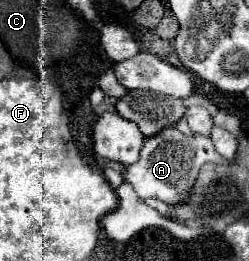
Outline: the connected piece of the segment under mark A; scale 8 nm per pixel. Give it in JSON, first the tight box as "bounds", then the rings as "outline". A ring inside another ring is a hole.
{"bounds":[123,128,221,204],"outline":[[[165,128],[161,132],[157,132],[151,138],[145,138],[139,160],[131,166],[125,166],[125,174],[123,178],[133,184],[135,192],[141,198],[159,198],[167,204],[177,204],[183,202],[187,198],[187,190],[191,190],[199,168],[209,162],[209,160],[217,160],[221,158],[211,144],[209,136],[185,136],[183,132],[179,132],[177,128]]]}

